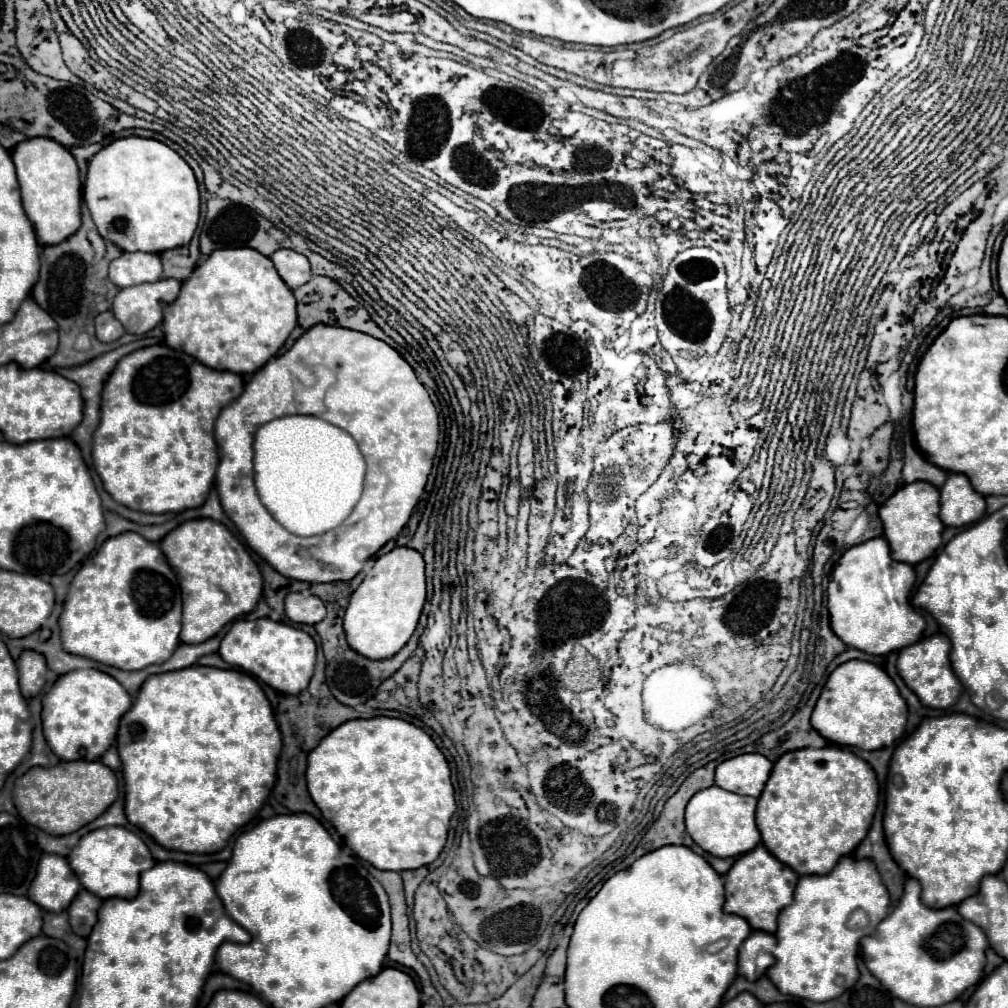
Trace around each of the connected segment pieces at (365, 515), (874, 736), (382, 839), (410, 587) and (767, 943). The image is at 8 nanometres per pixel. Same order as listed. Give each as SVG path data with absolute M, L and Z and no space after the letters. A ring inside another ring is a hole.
M318 324L302 334L286 354L272 358L264 368L252 374L252 378L246 382L242 396L220 412L216 420L216 444L220 452L220 464L216 468L218 496L226 516L234 522L246 544L276 572L300 582L346 582L352 580L362 570L364 562L372 558L386 542L394 540L408 523L414 508L420 502L428 474L432 470L432 458L438 448L439 432L438 413L426 388L420 384L410 364L394 348L362 332ZM286 414L316 414L327 422L344 428L354 436L368 462L364 494L360 502L344 524L322 536L300 538L290 534L270 516L254 488L254 432L260 424L266 424Z
M850 660L840 664L830 676L812 712L812 728L828 742L860 750L880 750L892 746L906 726L908 708L892 678L872 662Z
M378 716L378 718L370 718L370 720L350 720L344 722L340 728L332 730L308 756L308 770L306 770L306 780L308 780L308 792L312 796L312 800L316 802L316 806L322 810L324 818L336 828L336 832L344 838L346 846L358 854L362 860L370 862L374 868L378 870L394 870L394 872L402 872L402 870L416 870L420 866L428 866L430 862L434 862L438 858L438 854L442 852L444 844L446 844L446 836L448 836L448 826L450 826L450 818L456 810L456 800L454 800L454 788L450 782L450 768L448 762L444 758L444 754L438 750L438 746L434 744L434 740L418 726L406 722L406 720L398 720L398 718L386 718L386 716Z
M400 546L380 556L358 590L350 596L344 614L344 632L348 646L370 660L386 660L396 656L416 630L422 606L426 602L426 580L422 554Z
M752 932L744 944L740 946L738 956L738 974L744 976L748 982L756 982L766 974L766 970L774 964L772 948L776 946L774 934L766 932Z

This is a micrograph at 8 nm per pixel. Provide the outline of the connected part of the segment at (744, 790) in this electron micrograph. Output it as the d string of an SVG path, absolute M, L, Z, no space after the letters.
M742 754L730 758L716 768L716 786L758 798L772 772L772 762L762 754Z

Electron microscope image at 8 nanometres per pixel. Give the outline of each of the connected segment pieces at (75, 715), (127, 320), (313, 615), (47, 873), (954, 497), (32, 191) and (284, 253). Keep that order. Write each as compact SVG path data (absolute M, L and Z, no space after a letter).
M72 670L60 676L42 698L44 738L60 760L100 760L112 746L120 718L130 710L130 694L100 670Z
M158 280L158 282L146 282L146 284L138 284L138 286L130 286L130 288L122 288L116 298L114 298L114 316L124 324L126 332L130 334L146 334L148 330L152 330L156 324L162 322L162 312L168 304L172 304L178 298L180 292L180 282L178 280Z
M294 592L286 596L286 616L296 624L318 624L326 616L324 602L308 592Z
M44 854L36 878L28 888L28 898L48 912L64 912L76 898L78 890L80 882L68 866L68 860L58 854Z
M950 474L940 488L940 520L946 526L968 526L984 516L986 502L964 474Z
M30 138L20 142L12 150L12 160L16 166L22 206L26 216L34 224L38 242L42 246L52 246L64 242L72 232L80 228L80 204L82 204L82 184L80 172L74 156L62 144L56 144L52 138Z
M282 248L282 250L276 250L270 260L274 262L280 278L294 290L302 284L306 284L310 278L312 278L312 270L310 270L310 262L306 256L294 252L294 250L288 250L288 248Z

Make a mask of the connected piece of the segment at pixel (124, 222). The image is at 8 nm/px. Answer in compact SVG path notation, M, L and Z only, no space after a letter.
M122 138L102 148L88 164L84 182L84 202L104 240L114 242L124 252L164 252L188 244L200 218L200 194L192 168L166 144L150 138Z

